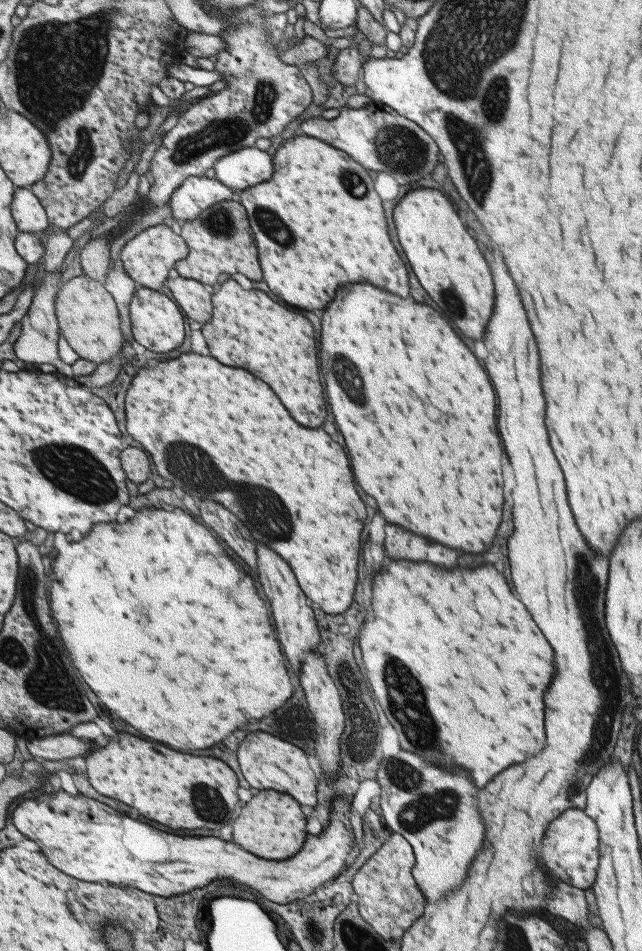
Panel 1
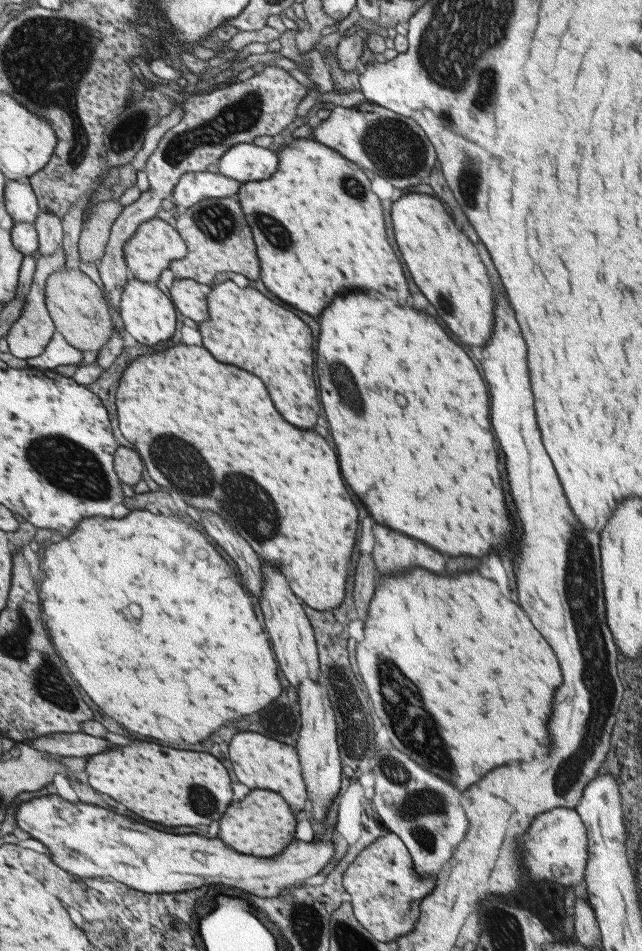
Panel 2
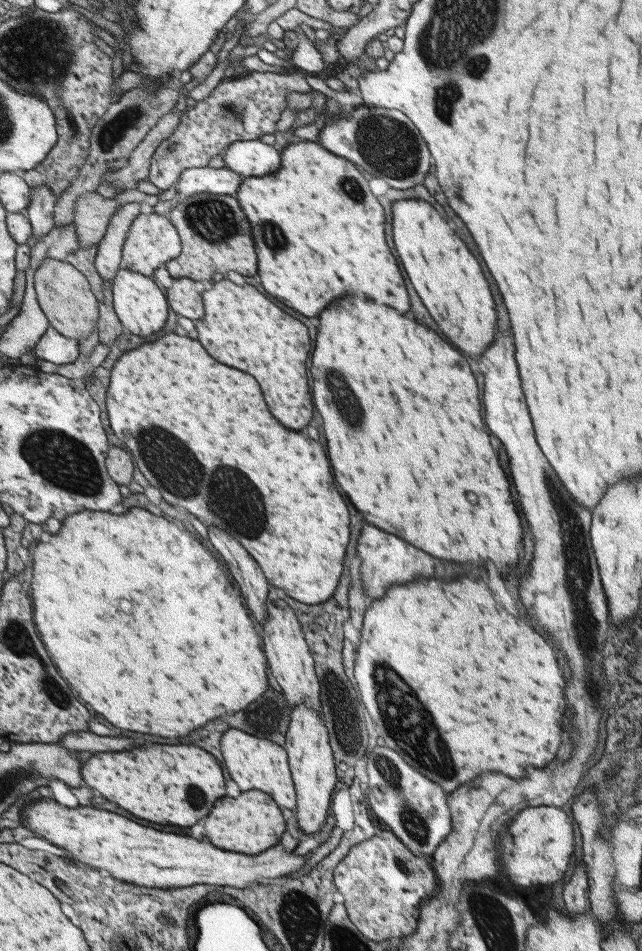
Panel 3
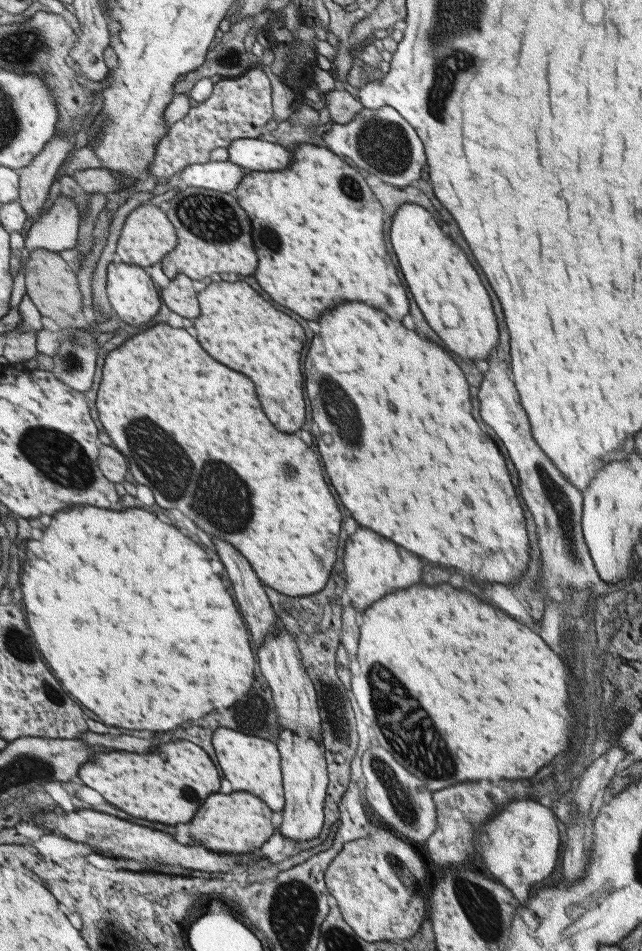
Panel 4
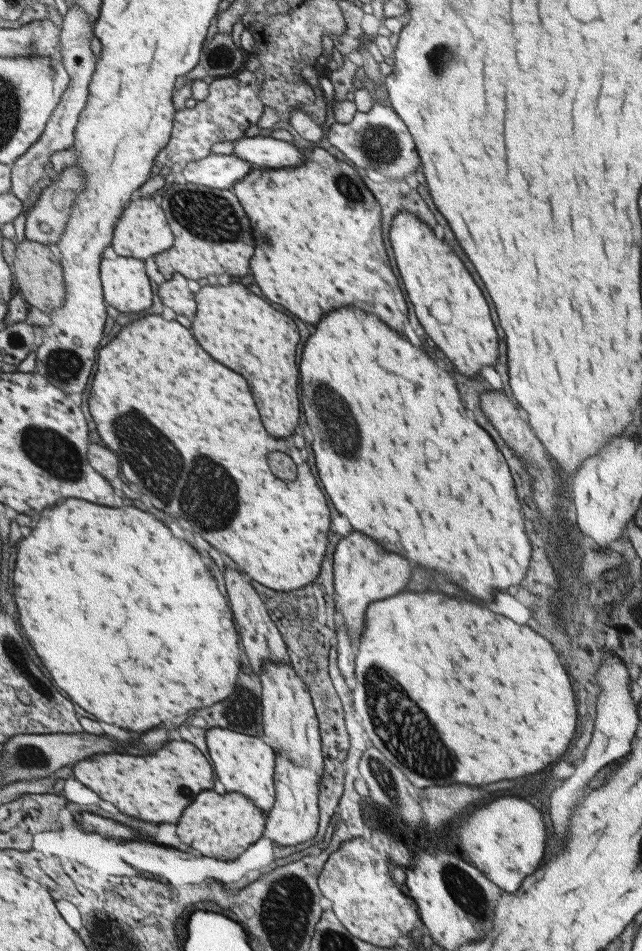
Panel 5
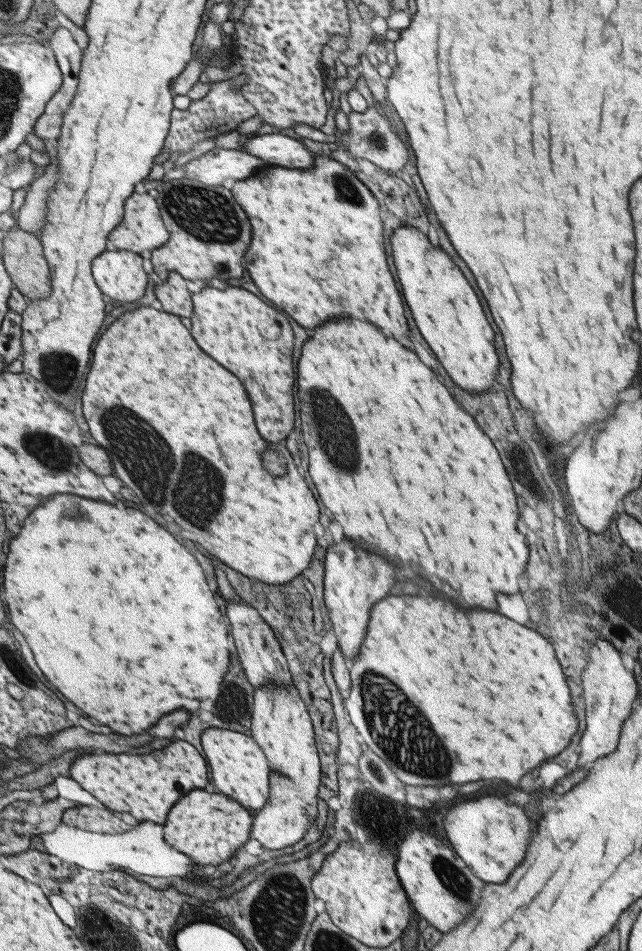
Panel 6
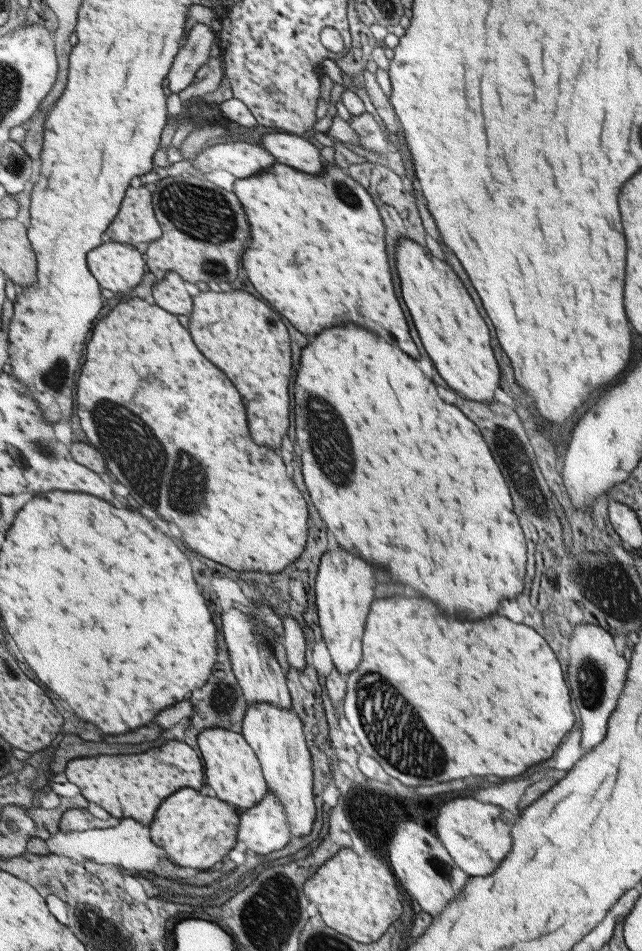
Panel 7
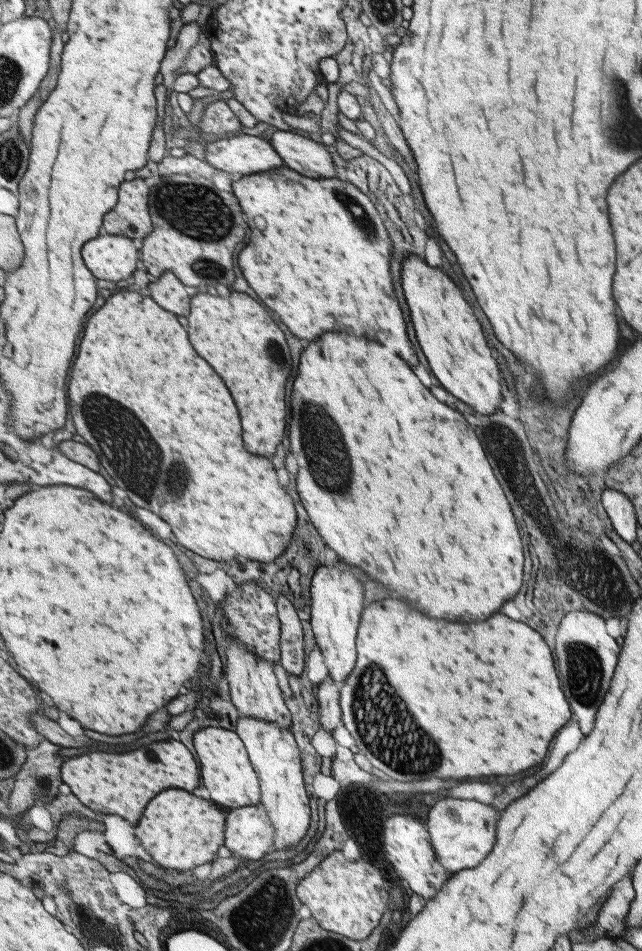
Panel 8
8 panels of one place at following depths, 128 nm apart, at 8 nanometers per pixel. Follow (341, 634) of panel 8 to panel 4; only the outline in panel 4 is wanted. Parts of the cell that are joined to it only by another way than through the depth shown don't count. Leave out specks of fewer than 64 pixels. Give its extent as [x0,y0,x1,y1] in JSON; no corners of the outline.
[343,528,421,615]

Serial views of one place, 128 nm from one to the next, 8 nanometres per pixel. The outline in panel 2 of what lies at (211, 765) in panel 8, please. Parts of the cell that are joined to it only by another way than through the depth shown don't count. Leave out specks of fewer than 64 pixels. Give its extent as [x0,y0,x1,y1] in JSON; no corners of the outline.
[231,732,310,812]

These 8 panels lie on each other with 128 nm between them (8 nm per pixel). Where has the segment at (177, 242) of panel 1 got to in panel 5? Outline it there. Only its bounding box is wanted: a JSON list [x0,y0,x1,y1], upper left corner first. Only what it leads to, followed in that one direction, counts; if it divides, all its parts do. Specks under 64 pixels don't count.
[112,197,175,260]

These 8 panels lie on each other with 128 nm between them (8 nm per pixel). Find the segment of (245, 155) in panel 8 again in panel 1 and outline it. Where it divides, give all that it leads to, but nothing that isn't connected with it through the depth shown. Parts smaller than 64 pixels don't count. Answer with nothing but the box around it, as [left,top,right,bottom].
[169,176,233,220]

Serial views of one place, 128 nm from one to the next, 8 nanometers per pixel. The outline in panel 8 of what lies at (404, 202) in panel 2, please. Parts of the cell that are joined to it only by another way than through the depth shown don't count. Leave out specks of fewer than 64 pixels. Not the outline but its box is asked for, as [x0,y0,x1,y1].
[401,253,501,414]

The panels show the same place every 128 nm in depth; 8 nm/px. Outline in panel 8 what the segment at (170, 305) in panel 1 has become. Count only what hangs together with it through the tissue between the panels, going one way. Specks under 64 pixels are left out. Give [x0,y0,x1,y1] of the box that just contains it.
[83,233,139,286]

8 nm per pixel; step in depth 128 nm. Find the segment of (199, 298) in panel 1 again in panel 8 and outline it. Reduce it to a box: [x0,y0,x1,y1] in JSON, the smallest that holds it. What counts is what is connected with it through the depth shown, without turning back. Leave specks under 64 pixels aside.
[148,272,191,316]

